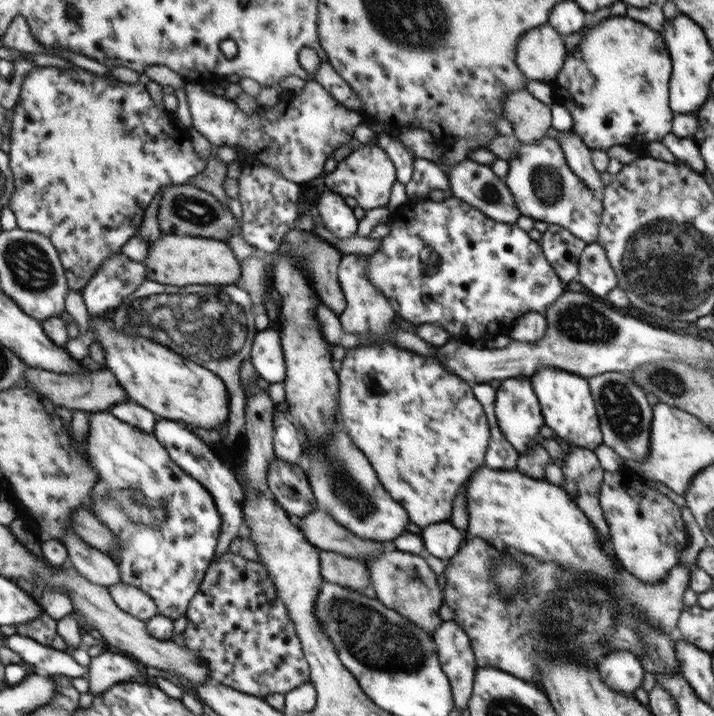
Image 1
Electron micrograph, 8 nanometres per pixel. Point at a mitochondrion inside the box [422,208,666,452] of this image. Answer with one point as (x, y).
(583, 322)

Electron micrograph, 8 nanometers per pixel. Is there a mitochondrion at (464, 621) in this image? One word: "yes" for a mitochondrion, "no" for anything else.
no

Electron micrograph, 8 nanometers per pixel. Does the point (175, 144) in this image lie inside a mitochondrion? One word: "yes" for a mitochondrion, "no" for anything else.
no

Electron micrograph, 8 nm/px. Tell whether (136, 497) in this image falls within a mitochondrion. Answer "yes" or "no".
yes

